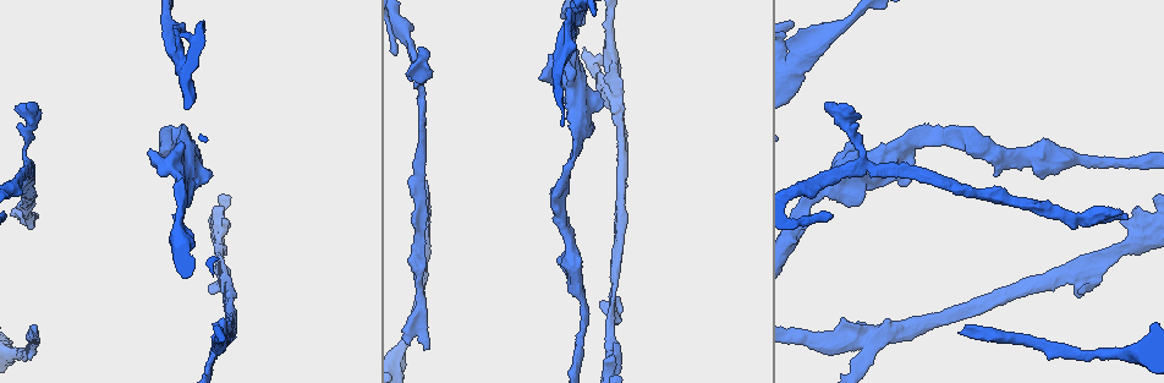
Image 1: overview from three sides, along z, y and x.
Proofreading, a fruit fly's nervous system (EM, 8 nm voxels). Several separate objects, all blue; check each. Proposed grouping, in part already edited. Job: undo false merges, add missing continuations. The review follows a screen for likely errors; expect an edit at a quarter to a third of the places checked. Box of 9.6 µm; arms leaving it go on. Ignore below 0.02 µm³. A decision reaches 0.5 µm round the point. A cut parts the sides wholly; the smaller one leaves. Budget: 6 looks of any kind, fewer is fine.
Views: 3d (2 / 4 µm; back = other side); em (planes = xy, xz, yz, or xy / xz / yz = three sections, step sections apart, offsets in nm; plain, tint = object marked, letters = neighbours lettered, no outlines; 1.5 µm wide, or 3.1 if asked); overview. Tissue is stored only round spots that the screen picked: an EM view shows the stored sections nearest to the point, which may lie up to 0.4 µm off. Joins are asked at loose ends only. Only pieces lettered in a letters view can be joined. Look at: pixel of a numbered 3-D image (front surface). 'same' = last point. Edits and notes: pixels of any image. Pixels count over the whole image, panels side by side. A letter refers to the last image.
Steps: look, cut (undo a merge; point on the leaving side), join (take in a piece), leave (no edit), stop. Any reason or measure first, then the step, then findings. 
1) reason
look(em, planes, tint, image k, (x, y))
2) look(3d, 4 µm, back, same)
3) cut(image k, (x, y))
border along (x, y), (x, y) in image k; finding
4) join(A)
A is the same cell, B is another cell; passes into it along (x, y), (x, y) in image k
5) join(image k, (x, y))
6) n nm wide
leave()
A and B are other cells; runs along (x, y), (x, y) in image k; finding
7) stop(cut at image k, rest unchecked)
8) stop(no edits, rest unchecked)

three-way junction
look(3d, 4 µm, image 1, (419, 91))

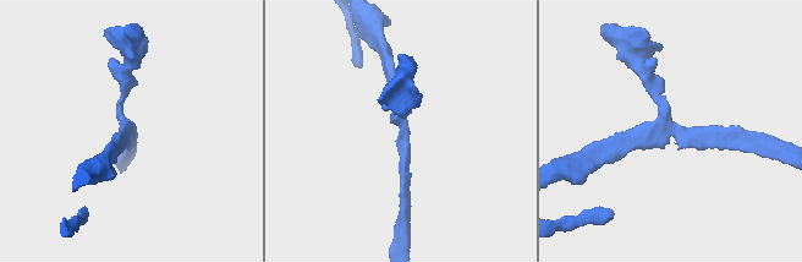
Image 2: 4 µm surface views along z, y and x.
look(em, planes, tint, image 2, (404, 129))

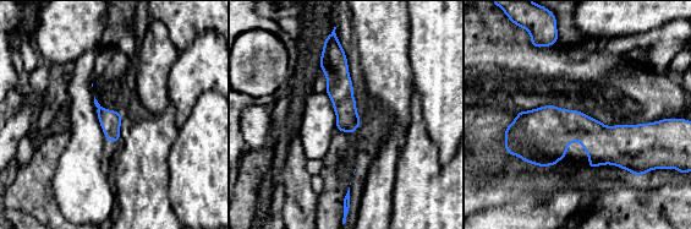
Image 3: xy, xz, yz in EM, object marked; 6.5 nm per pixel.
see the neighbours
look(em, planes, letters, same)

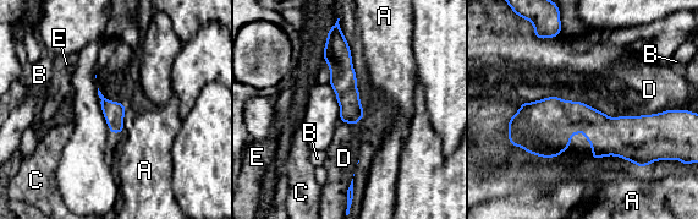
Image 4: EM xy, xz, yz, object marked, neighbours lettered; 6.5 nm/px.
140 nm wide
leave()
A, B, C, D and E are other cells; border along (669, 109), (639, 115), (605, 114) in image 4; one neuron here

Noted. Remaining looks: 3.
calibre changes
look(em, planes, tint, image 1, (587, 123))

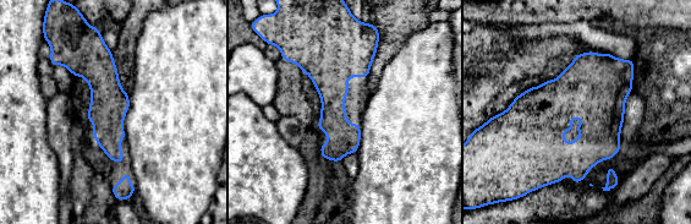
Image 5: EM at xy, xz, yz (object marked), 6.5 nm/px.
look(em, planes, letters, same)

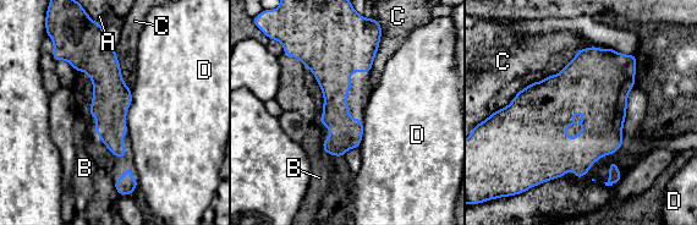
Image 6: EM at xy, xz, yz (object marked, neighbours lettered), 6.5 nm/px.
C touches over 850 nm
leave()
A, B, C and D are other cells; border along (607, 47), (580, 49), (499, 110) in image 6; one neuron here

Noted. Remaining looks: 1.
stop(no edits, rest unchecked)

